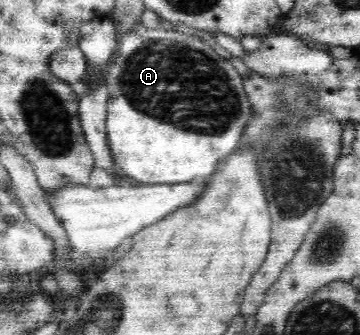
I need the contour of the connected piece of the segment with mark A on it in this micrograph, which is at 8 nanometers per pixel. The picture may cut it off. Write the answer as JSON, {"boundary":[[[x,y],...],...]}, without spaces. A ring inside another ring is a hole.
{"boundary":[[[138,24],[132,31],[124,34],[118,44],[119,55],[113,60],[114,67],[106,77],[106,86],[108,89],[107,104],[107,121],[105,121],[105,130],[107,130],[108,143],[111,149],[111,156],[115,162],[115,168],[125,176],[128,183],[131,184],[178,184],[191,182],[198,179],[208,179],[217,169],[217,164],[238,147],[245,125],[253,119],[253,108],[251,102],[245,94],[243,88],[242,75],[233,67],[230,59],[223,59],[215,53],[215,47],[210,46],[207,42],[202,41],[195,35],[187,33],[178,33],[177,31],[165,29],[146,29],[145,26]]]}

